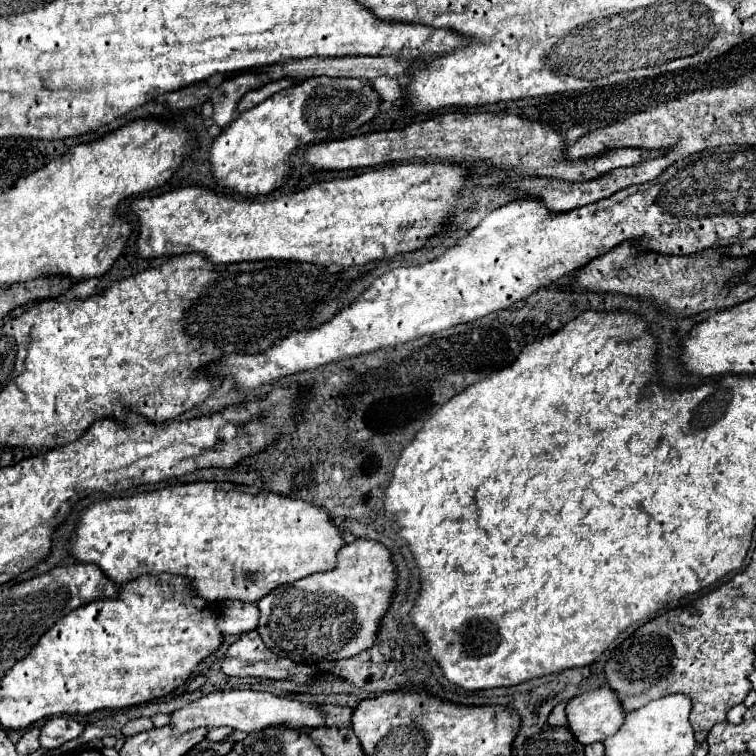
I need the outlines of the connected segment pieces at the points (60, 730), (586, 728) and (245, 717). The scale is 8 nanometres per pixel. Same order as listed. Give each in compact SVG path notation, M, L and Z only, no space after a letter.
M61 715L61 717L51 717L43 727L41 727L41 747L45 749L57 749L63 743L77 739L85 729L85 723L75 721L73 717Z
M607 685L573 697L567 705L567 721L579 743L589 745L615 735L625 721L625 709L615 689Z
M213 691L171 715L171 725L175 733L185 733L197 727L233 727L237 731L255 733L269 727L289 727L289 729L307 729L325 725L325 713L317 703L301 703L293 697L279 697L267 691Z

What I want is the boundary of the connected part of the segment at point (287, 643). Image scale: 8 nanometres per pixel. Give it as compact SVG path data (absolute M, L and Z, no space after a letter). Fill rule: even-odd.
M355 539L353 543L345 543L339 549L335 569L307 575L295 583L289 583L287 587L281 585L271 593L267 593L263 599L259 599L257 633L273 653L281 657L289 657L295 663L311 665L321 659L327 659L327 661L347 659L371 647L379 625L379 617L389 607L393 589L395 589L395 567L391 563L391 553L387 551L387 547L383 547L377 541Z

